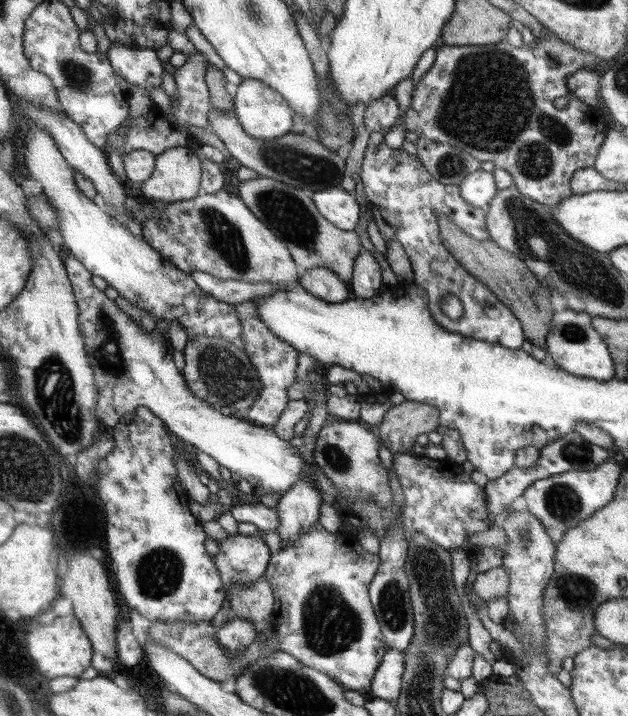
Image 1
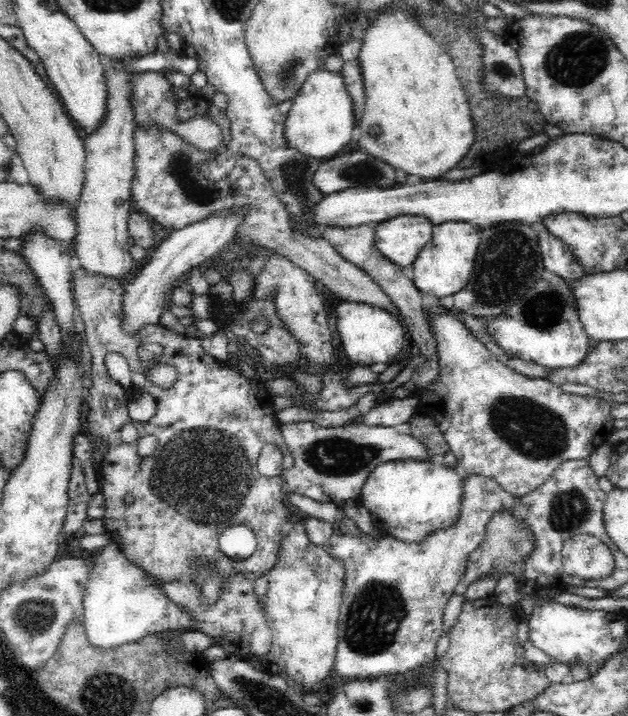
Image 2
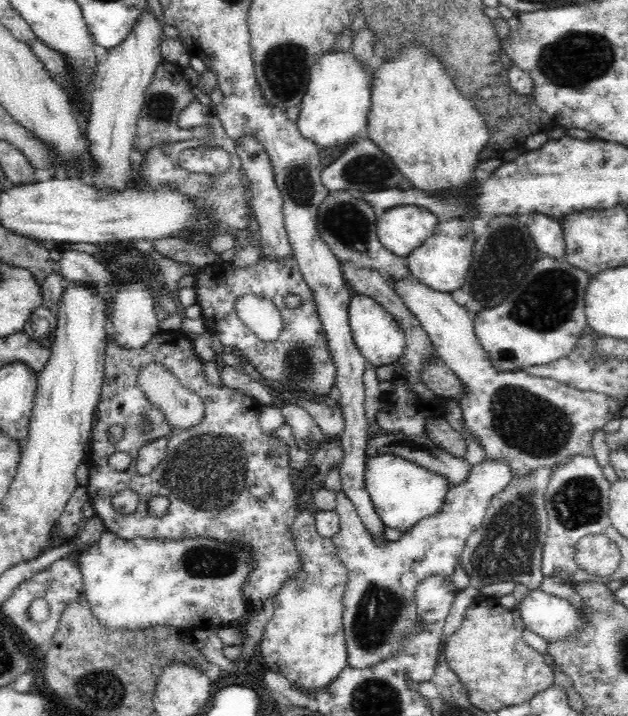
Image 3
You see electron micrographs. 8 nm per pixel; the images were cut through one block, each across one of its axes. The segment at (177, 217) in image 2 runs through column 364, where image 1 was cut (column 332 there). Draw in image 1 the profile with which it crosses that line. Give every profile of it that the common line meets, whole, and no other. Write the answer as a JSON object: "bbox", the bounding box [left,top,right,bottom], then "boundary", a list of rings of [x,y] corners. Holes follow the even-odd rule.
{"bbox":[299,266,353,303],"boundary":[[[321,266],[301,271],[299,281],[302,288],[320,300],[341,303],[353,296],[348,283],[335,272]]]}

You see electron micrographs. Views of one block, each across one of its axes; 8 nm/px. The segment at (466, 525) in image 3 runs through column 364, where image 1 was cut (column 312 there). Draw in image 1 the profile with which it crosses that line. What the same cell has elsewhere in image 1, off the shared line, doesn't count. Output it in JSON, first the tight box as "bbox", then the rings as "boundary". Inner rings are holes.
{"bbox":[263,520,391,697],"boundary":[[[317,520],[297,540],[291,540],[279,552],[272,553],[263,574],[280,604],[278,614],[272,617],[274,630],[278,632],[279,650],[333,677],[346,689],[355,690],[367,697],[371,697],[372,679],[383,663],[384,656],[391,651],[370,602],[370,580],[374,578],[380,563],[379,555],[360,556],[337,533],[326,531]]]}

